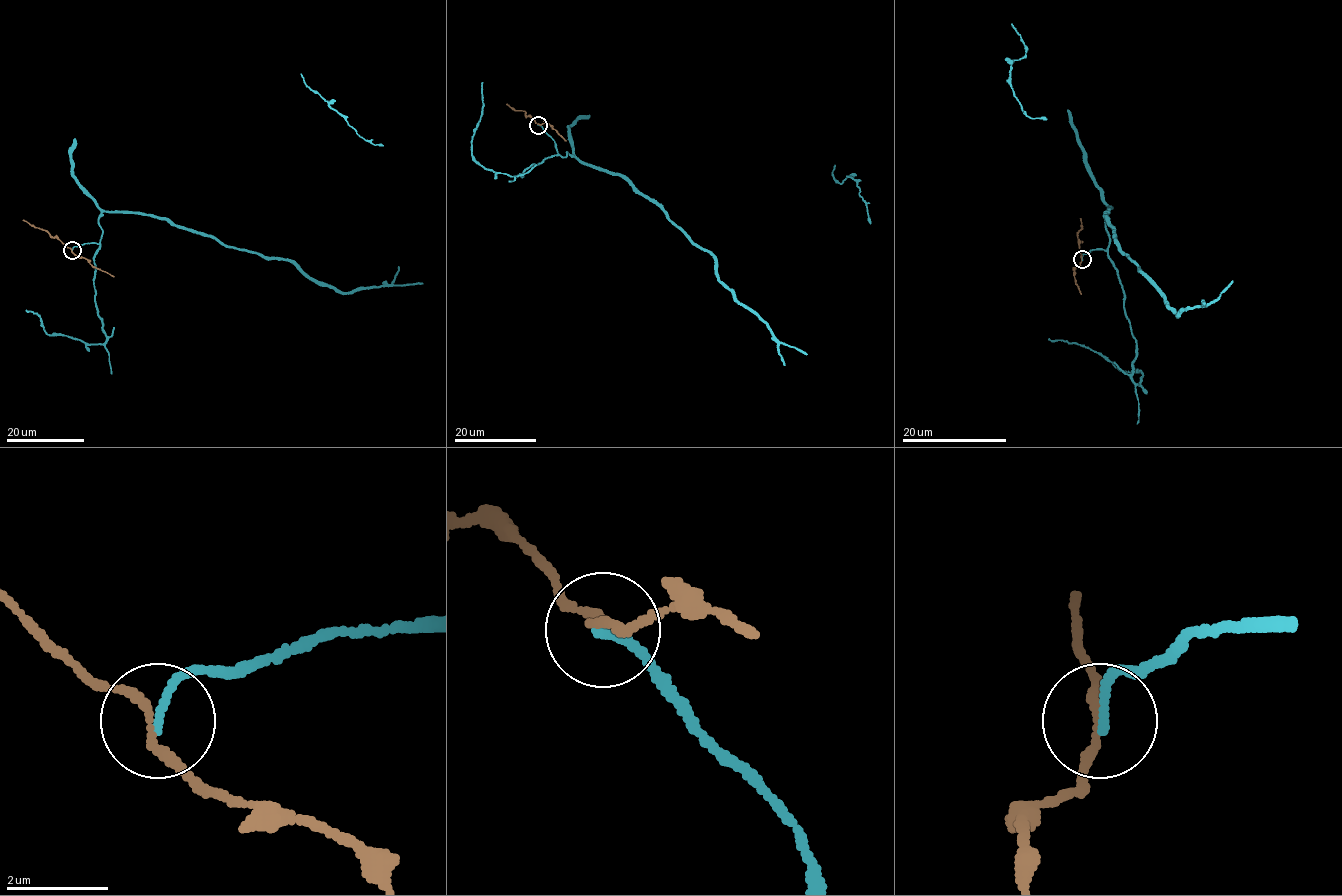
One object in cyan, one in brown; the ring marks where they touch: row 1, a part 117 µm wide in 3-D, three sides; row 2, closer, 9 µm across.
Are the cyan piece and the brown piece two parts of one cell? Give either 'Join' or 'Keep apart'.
Keep apart

